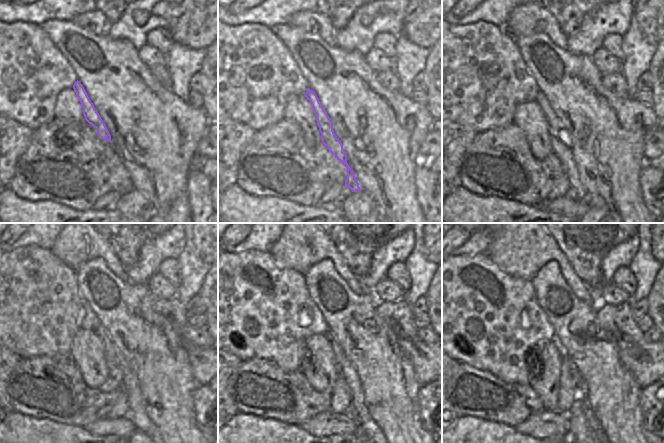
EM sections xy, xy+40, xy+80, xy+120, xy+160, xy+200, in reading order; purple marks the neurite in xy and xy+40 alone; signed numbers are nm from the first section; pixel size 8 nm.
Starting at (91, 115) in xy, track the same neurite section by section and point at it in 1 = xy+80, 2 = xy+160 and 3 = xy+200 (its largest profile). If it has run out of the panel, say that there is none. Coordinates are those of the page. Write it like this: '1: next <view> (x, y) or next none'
1: next xy+80 (560, 139)
2: next xy+160 (358, 412)
3: next xy+200 (556, 341)

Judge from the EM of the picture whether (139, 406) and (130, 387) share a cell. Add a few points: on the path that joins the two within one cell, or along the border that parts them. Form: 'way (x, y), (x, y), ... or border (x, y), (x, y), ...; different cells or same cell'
way (135, 401), (133, 392); same cell

